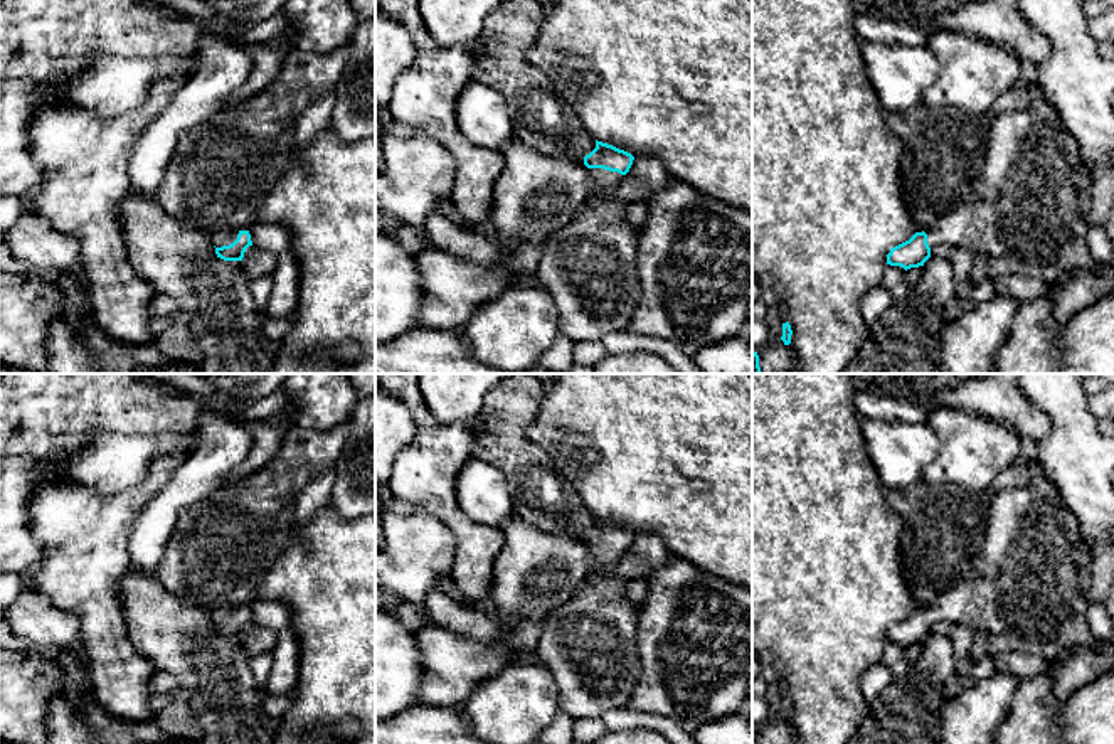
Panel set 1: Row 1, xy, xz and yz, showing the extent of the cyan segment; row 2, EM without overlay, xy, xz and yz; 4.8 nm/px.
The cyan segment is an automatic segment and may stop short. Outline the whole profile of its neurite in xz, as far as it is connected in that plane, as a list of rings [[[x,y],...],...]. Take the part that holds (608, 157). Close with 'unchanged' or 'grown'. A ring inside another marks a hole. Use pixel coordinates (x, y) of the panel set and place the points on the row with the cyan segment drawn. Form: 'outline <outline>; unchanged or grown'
outline [[[596,140],[596,148],[584,157],[591,172],[592,189],[577,215],[544,242],[544,252],[535,273],[535,283],[550,295],[559,310],[559,332],[576,342],[601,342],[609,332],[628,332],[639,300],[639,239],[643,226],[634,227],[626,219],[629,202],[621,197],[624,175],[634,157],[624,150]]]; grown

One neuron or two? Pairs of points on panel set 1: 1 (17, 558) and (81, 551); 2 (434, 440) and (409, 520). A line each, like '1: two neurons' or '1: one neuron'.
1: two neurons
2: two neurons

